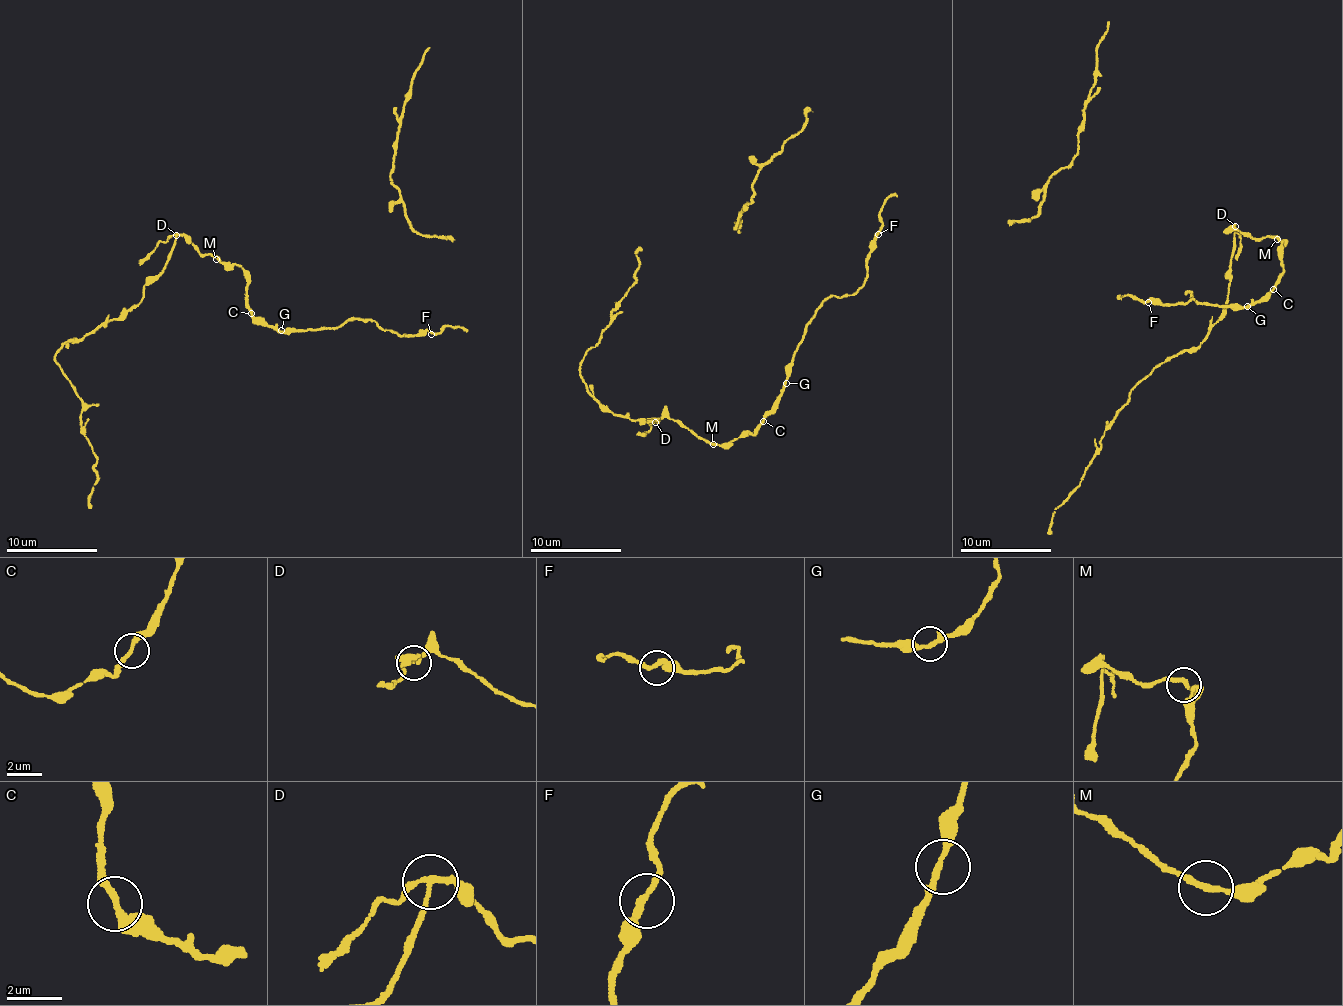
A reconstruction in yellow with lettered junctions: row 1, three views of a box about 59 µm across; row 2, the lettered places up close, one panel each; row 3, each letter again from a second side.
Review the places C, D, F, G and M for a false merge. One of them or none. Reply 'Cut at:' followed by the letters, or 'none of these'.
Cut at: D

